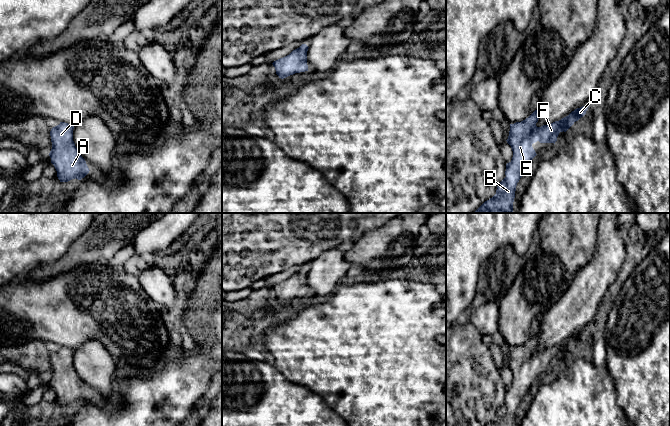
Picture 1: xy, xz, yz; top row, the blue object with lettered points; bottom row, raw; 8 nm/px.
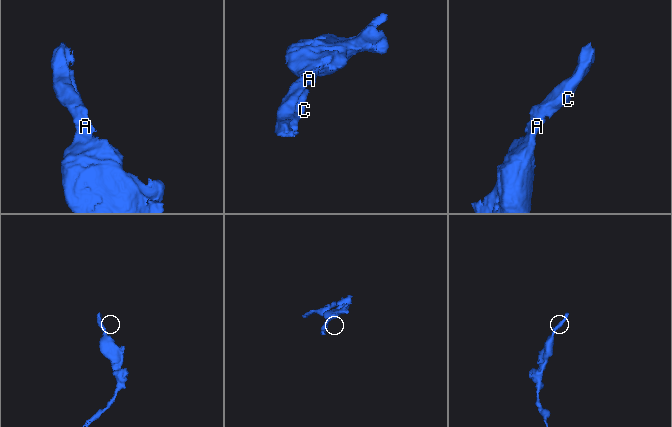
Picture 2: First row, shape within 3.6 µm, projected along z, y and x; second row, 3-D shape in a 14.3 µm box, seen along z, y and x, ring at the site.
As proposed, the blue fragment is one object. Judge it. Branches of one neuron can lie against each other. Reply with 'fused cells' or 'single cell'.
single cell

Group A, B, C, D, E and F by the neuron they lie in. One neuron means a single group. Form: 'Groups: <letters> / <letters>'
Groups: A B C D E F

